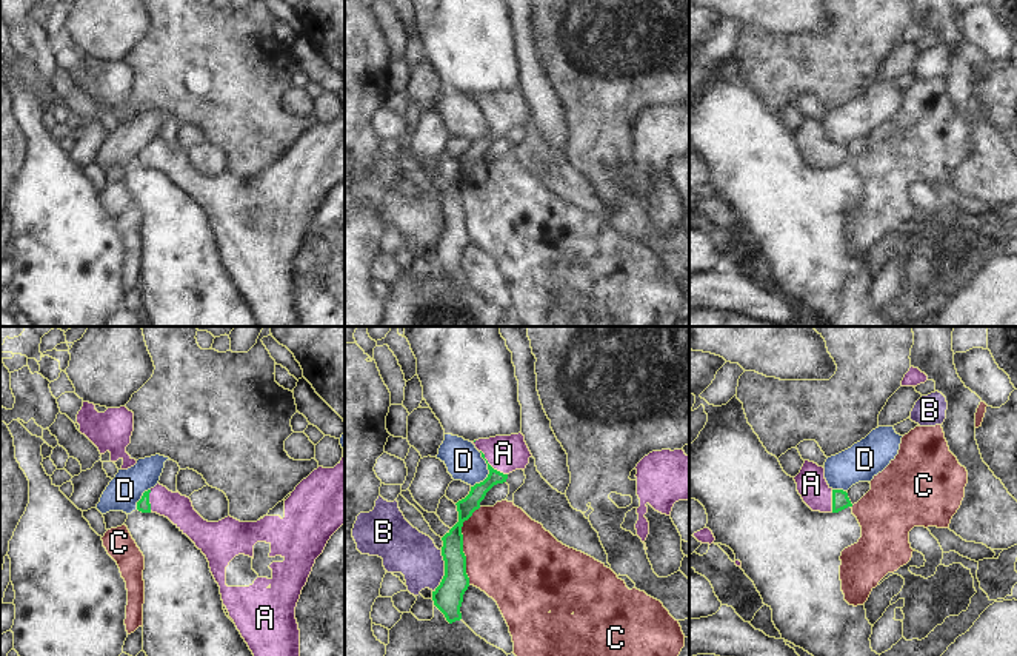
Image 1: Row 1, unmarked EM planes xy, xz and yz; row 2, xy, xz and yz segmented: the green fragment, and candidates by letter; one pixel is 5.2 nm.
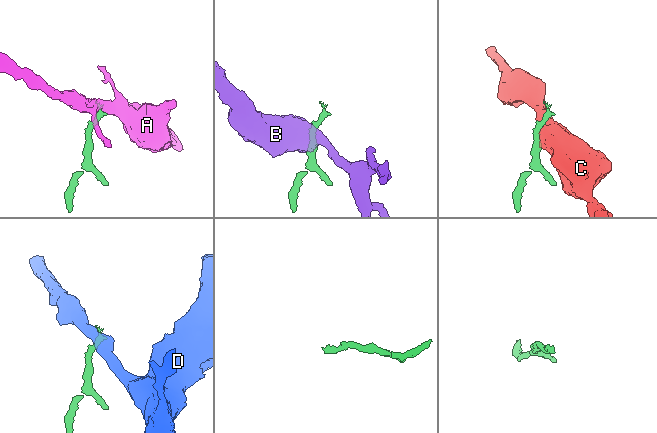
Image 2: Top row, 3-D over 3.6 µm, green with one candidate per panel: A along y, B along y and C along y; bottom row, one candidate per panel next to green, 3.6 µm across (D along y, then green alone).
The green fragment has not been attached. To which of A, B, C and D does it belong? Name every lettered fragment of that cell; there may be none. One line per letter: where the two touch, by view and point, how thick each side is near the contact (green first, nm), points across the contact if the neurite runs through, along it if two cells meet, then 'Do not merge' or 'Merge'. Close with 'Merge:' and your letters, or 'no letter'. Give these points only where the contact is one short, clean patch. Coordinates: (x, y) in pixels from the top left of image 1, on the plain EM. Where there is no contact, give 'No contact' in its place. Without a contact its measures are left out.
A: Touches green at xz (490, 120). Thickness 90 nm (green) against 190 nm. Path across: xz (471, 157), (493, 133), (490, 120), (503, 108). Merge
B: Touches green at xz (445, 227). Thickness 160 nm (green) against 240 nm. Boundary: xz (442, 205), (443, 233), (433, 247). Do not merge
C: Touches green at xz (462, 200). Thickness 140 nm (green) against 440 nm. Do not merge
D: Touches green at xz (490, 127). Thickness 90 nm (green) against 190 nm. Boundary: xz (479, 107), (486, 119), (488, 130), (471, 142). Do not merge
Merge: A

